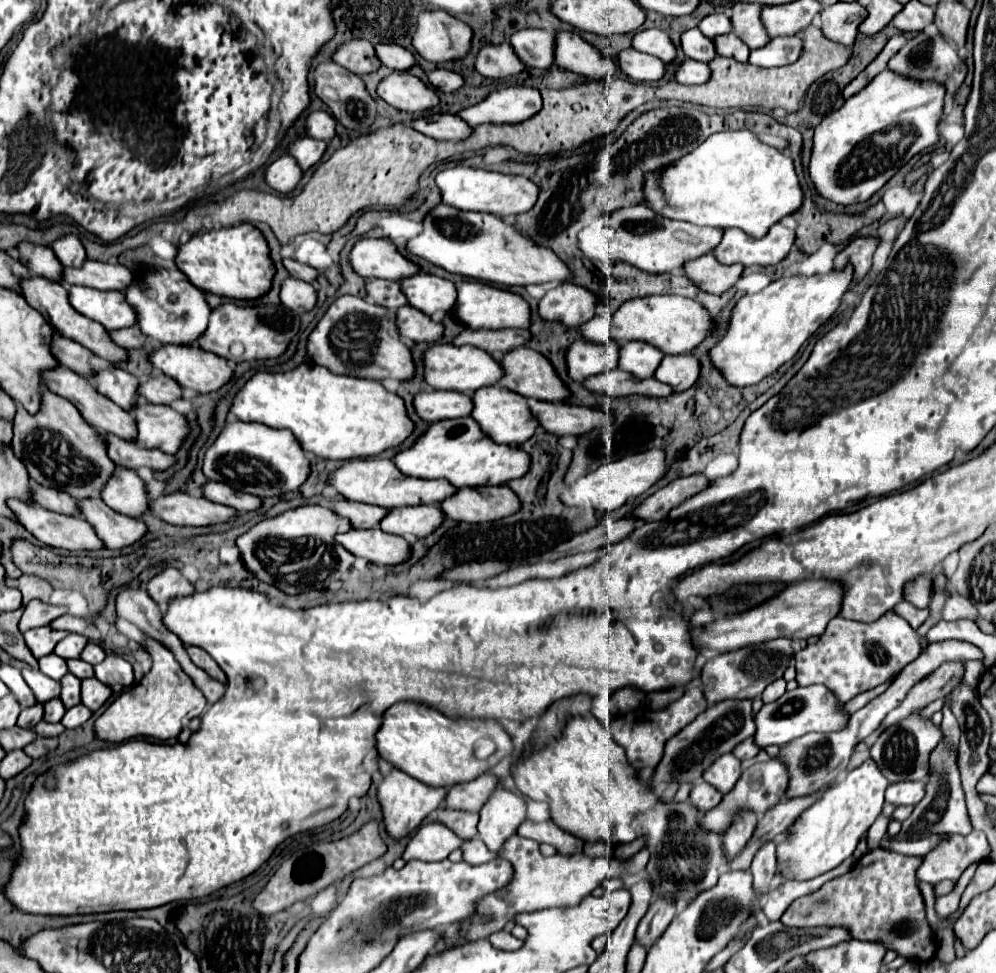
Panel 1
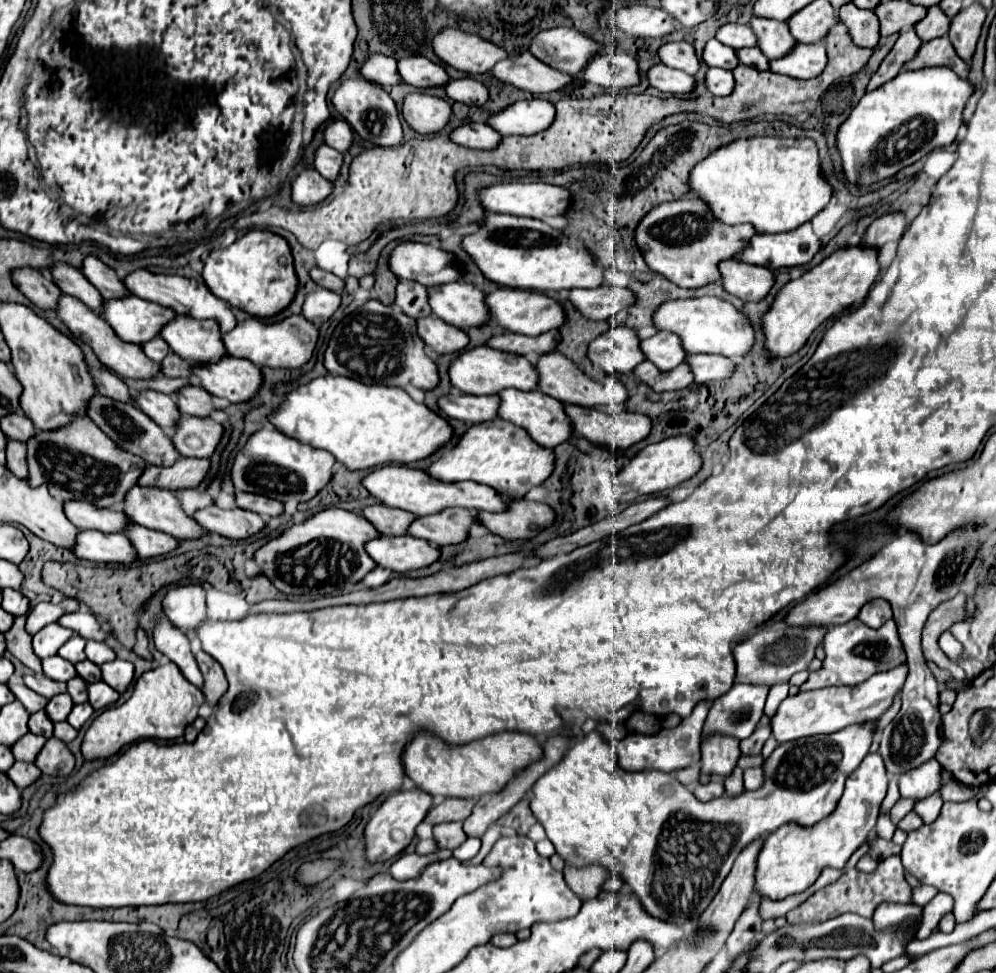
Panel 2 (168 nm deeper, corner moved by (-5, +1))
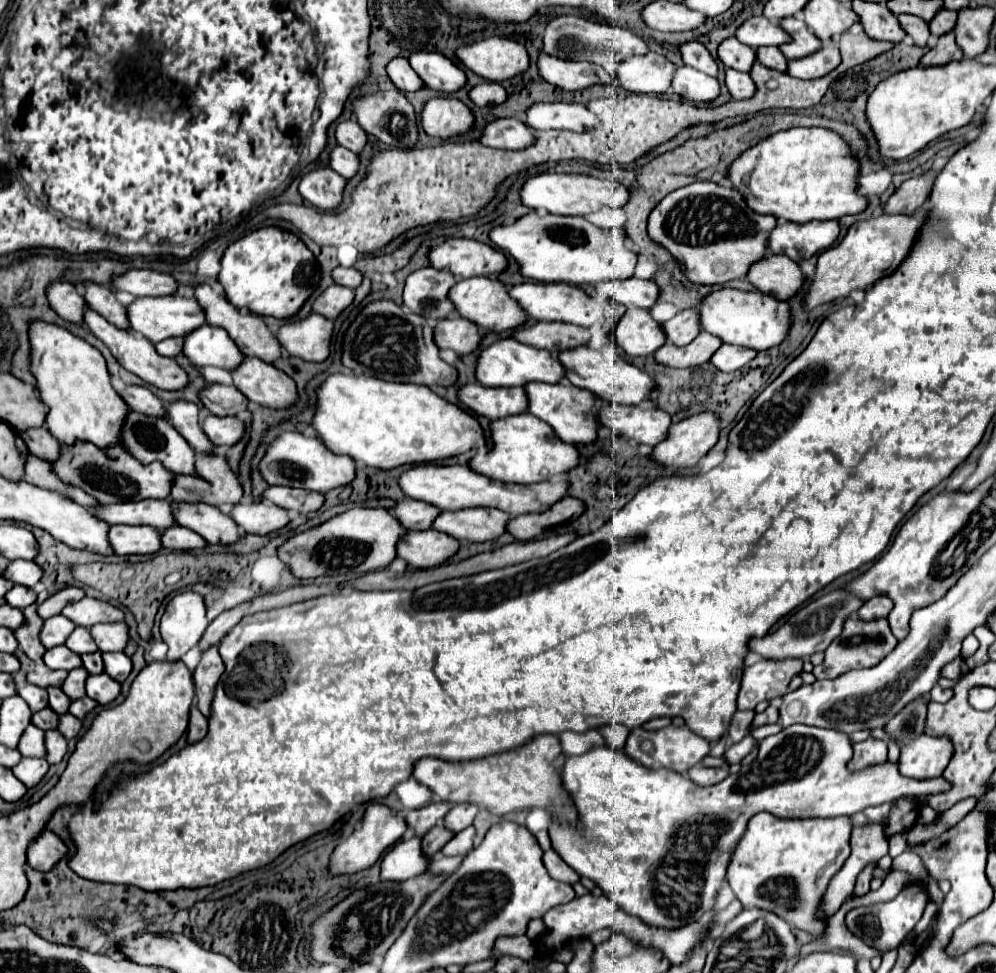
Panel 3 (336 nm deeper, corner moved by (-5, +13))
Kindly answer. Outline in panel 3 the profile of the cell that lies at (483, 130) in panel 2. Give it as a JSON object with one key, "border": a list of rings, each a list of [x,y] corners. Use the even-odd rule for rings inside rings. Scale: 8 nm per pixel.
{"border":[[[495,119],[485,127],[481,143],[493,149],[519,151],[535,143],[535,131],[525,127],[525,123],[519,119]]]}

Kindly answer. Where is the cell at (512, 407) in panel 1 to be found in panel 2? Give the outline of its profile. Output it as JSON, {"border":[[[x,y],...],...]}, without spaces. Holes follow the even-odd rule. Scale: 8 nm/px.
{"border":[[[503,389],[499,393],[497,417],[525,429],[537,445],[543,445],[543,447],[549,447],[549,449],[563,443],[563,441],[567,441],[569,435],[571,435],[571,423],[569,423],[567,415],[563,413],[563,403],[557,401],[557,399],[551,399],[545,393],[535,391],[535,389],[533,391]]]}

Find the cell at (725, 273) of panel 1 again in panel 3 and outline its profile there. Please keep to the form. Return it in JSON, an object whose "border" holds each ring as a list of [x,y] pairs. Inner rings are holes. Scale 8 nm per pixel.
{"border":[[[769,255],[749,269],[747,279],[761,293],[787,301],[801,291],[805,275],[793,259],[787,259],[787,255]]]}

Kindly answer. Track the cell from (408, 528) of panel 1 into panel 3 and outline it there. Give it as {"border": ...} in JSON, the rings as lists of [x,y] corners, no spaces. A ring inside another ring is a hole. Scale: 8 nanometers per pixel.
{"border":[[[463,509],[463,511],[443,511],[437,519],[433,529],[439,529],[455,539],[463,539],[463,543],[485,543],[495,541],[507,531],[507,523],[511,517],[499,509]]]}

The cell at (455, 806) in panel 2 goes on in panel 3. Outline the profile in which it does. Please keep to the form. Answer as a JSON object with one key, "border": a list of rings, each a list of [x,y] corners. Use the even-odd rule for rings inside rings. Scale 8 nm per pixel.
{"border":[[[431,803],[427,807],[415,809],[415,811],[407,813],[407,817],[405,817],[407,829],[411,829],[415,837],[423,837],[425,831],[429,831],[439,821],[443,821],[443,817],[445,817],[447,811],[449,811],[447,803]]]}

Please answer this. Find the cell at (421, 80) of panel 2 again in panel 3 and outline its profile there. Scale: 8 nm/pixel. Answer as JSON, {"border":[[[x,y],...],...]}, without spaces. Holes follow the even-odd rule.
{"border":[[[415,53],[409,57],[411,67],[425,81],[425,85],[439,93],[455,93],[467,85],[463,69],[453,65],[441,53]]]}

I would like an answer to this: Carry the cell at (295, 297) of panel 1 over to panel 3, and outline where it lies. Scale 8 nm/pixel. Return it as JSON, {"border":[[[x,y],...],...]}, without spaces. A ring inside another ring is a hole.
{"border":[[[331,285],[325,289],[313,303],[313,311],[327,317],[327,319],[337,319],[355,299],[355,291],[347,289],[343,285]]]}

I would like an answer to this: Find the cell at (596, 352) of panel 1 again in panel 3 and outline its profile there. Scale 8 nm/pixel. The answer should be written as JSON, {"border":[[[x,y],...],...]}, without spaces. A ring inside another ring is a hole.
{"border":[[[629,307],[625,311],[613,335],[631,357],[647,357],[667,341],[661,323],[657,323],[647,309],[637,307]]]}

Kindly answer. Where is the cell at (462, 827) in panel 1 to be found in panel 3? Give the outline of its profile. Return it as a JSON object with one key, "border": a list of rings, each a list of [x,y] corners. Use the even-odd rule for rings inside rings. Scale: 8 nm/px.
{"border":[[[443,825],[433,827],[433,829],[431,829],[431,831],[427,831],[427,833],[423,835],[423,839],[421,839],[423,855],[425,855],[427,859],[433,859],[433,855],[435,855],[437,851],[441,851],[441,849],[443,849],[443,845],[445,845],[451,837],[453,837],[453,833],[451,833],[451,831],[447,831]]]}

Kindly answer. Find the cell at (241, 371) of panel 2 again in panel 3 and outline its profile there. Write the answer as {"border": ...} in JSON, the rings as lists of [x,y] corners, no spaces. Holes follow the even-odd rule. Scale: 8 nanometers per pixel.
{"border":[[[245,359],[231,371],[235,387],[249,399],[269,409],[289,409],[297,403],[299,393],[295,381],[261,359]]]}

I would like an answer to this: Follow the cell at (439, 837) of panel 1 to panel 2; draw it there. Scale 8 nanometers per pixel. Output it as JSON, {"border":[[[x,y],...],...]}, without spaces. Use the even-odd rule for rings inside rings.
{"border":[[[429,837],[429,839],[421,839],[421,841],[417,843],[415,851],[417,851],[419,855],[431,855],[431,853],[437,853],[437,851],[439,851],[439,845],[435,843],[433,837]]]}

